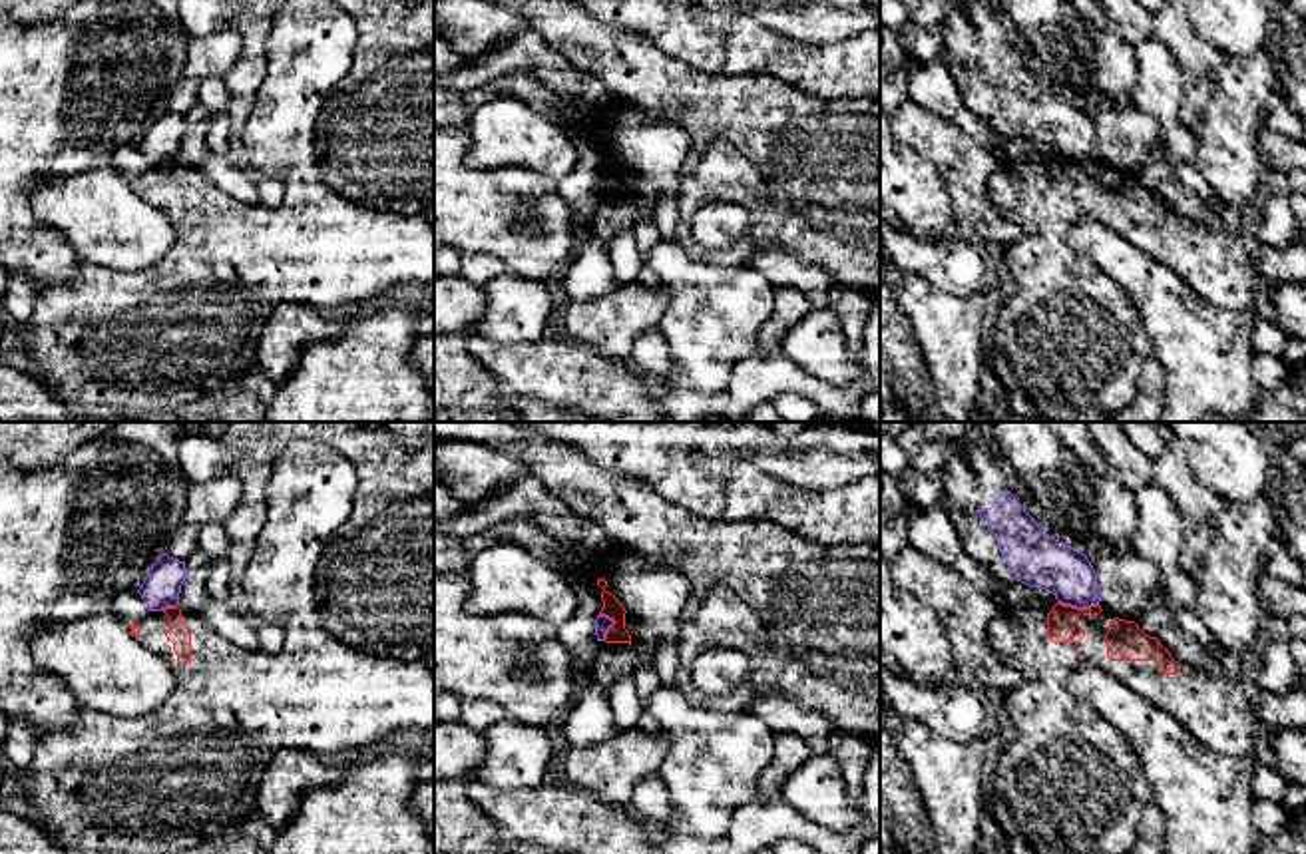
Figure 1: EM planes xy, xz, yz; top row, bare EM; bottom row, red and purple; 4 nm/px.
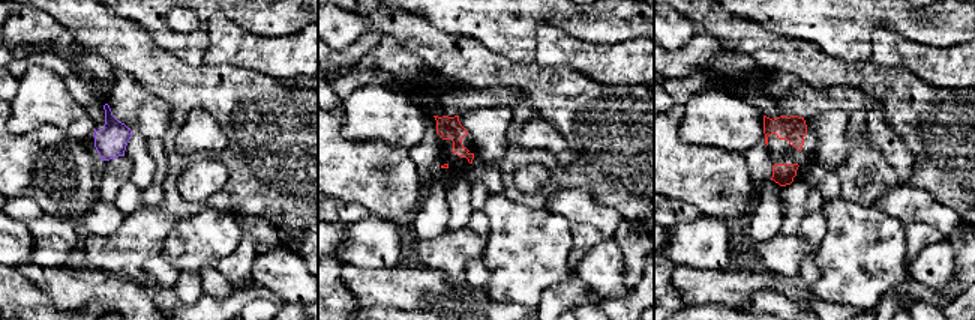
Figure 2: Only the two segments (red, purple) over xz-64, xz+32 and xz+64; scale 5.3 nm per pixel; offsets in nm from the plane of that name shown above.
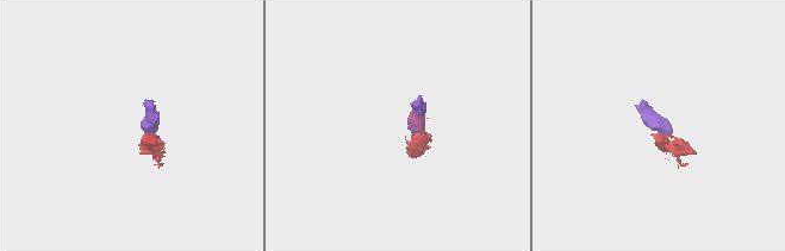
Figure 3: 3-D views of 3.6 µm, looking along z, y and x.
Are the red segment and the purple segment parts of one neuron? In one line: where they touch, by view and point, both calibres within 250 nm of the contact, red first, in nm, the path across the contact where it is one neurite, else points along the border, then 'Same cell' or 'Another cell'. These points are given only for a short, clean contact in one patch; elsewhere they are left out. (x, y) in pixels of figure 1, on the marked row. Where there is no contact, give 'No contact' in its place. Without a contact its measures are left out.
Touches red at yz (1076, 608). Thickness 130 nm (red) against 220 nm. Boundary: yz (1058, 600), (1078, 608), (1097, 606). Another cell

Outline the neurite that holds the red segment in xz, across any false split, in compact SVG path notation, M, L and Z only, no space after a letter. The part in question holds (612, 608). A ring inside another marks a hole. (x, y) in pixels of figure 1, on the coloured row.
M613 545L611 549L601 551L597 555L581 557L581 567L603 589L601 591L603 607L601 607L599 615L605 615L615 621L607 629L603 641L631 645L631 635L625 629L625 623L633 617L625 611L625 607L617 601L617 597L605 589L609 579L613 577L613 571L621 565L621 559L615 555L617 547L619 545Z

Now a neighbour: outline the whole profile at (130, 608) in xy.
M121 591L113 599L111 609L127 627L137 625L149 613L147 603L141 599L137 591Z

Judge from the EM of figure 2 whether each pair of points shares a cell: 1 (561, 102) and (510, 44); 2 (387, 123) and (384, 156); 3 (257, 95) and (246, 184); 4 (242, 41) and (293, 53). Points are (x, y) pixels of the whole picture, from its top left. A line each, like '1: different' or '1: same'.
1: different
2: different
3: same
4: same

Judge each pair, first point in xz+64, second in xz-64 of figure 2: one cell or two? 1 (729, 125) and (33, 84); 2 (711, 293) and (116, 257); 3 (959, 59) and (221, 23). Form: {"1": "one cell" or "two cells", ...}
{"1": "one cell", "2": "two cells", "3": "one cell"}

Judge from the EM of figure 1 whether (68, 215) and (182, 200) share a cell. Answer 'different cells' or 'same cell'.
different cells

